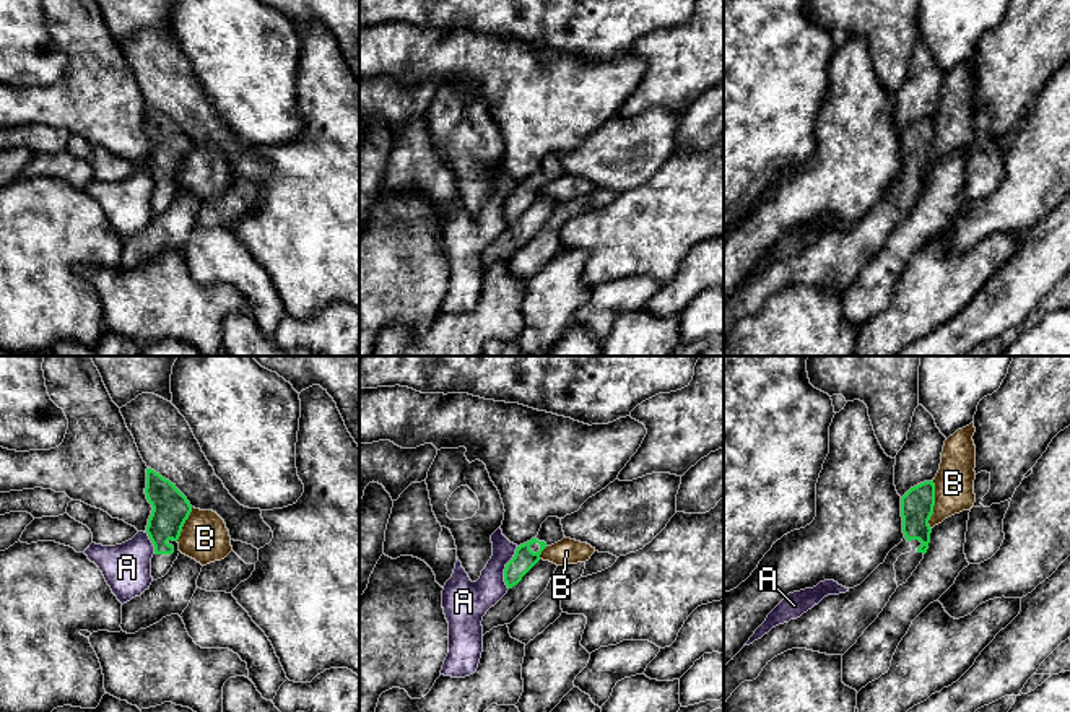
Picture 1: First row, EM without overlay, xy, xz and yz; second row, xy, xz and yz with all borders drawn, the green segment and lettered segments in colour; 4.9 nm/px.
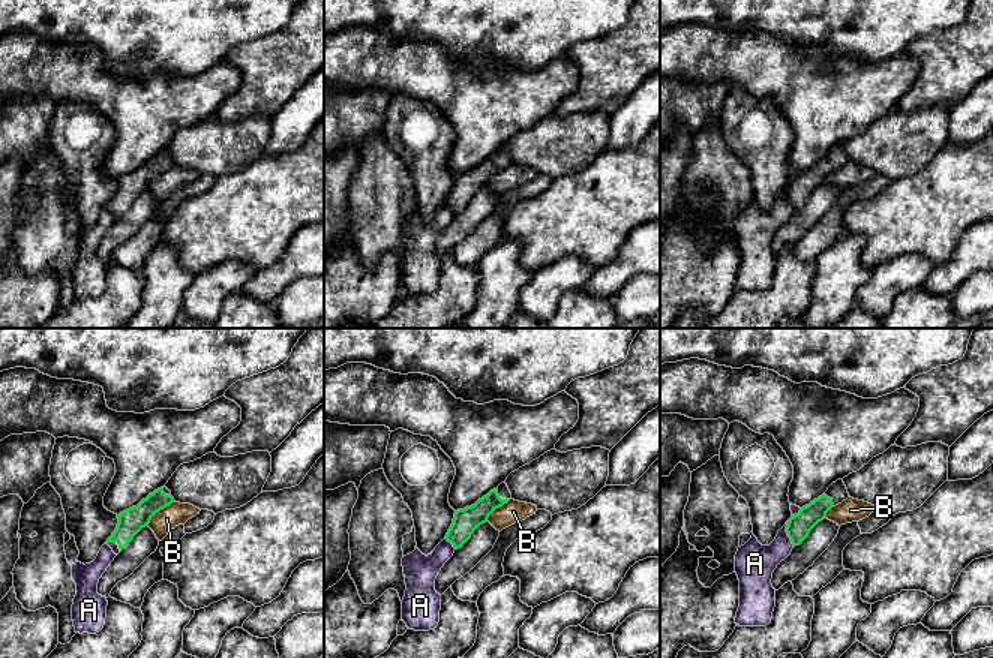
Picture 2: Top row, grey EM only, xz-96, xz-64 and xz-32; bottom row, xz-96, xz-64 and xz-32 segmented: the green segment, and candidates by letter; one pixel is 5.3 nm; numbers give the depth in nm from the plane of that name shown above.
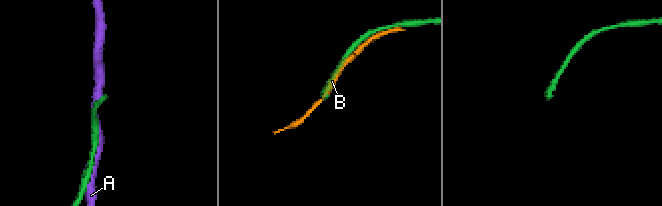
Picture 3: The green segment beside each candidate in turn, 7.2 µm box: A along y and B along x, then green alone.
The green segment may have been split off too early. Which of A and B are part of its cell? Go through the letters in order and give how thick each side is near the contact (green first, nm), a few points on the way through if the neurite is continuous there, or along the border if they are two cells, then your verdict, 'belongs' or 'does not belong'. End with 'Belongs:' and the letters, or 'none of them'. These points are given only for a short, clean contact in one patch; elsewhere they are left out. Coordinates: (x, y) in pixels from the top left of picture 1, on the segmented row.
A: 110 nm thick on the green side, 200 nm on the other; does not belong
B: 160 nm thick on the green side, 190 nm on the other; does not belong
Belongs: none of them

